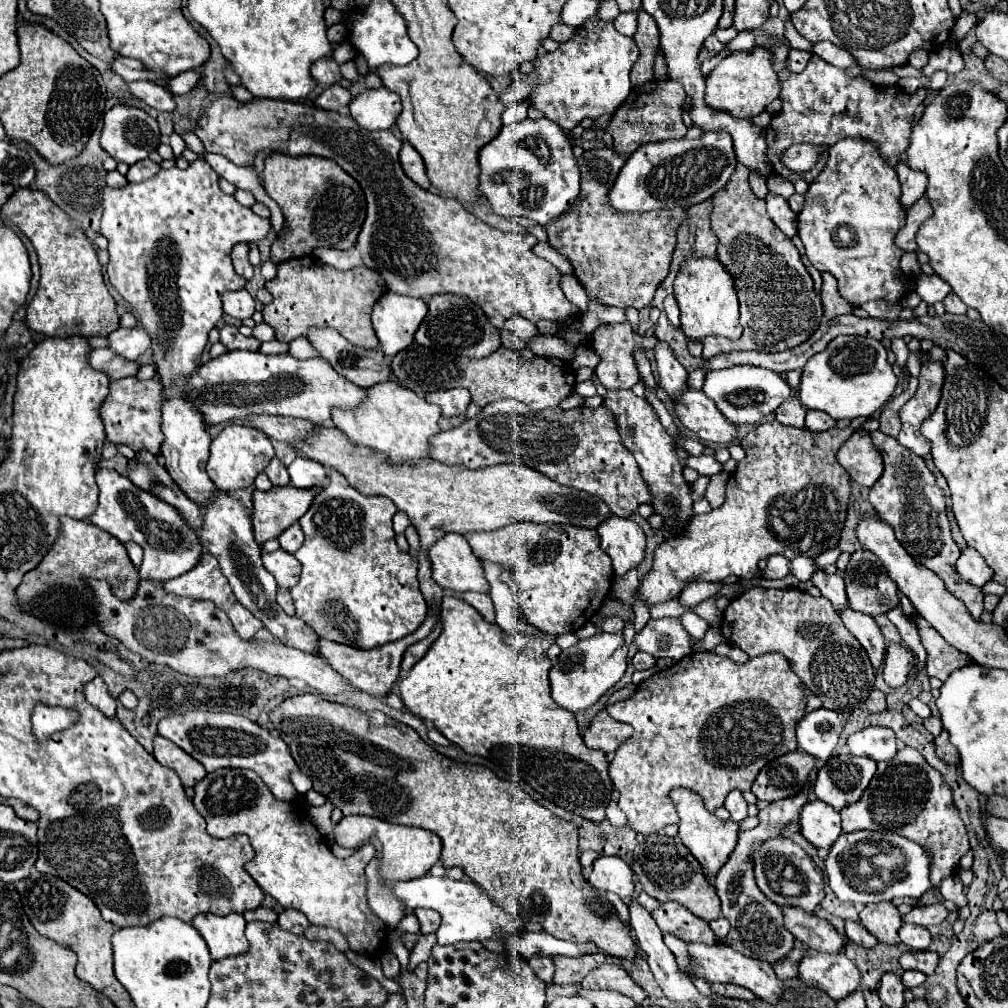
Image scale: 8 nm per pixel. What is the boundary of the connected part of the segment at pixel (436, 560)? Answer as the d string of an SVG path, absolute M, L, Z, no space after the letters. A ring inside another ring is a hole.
M449 533L445 537L441 537L431 549L429 549L429 561L433 565L433 579L435 583L439 583L443 589L447 591L455 591L455 593L463 593L463 591L489 591L489 585L485 581L483 575L483 567L481 561L473 555L467 539L463 535L455 535Z

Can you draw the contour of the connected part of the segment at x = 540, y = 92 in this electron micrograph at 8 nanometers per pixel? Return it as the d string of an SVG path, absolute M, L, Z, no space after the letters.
M589 17L583 25L575 27L573 37L571 37L569 41L559 43L559 47L557 47L555 51L551 51L551 53L543 53L541 57L537 57L537 61L533 61L531 69L533 69L533 71L535 71L535 75L537 75L537 83L533 85L533 91L531 91L531 95L529 95L529 105L531 105L531 107L535 107L535 109L539 109L539 111L543 111L543 113L547 115L547 119L555 121L559 127L563 127L563 129L567 129L567 131L571 131L571 129L573 129L575 125L579 125L583 119L593 119L593 121L595 121L595 119L599 119L599 117L603 117L603 115L613 115L613 113L615 113L615 109L625 101L625 97L627 97L627 95L629 95L629 91L631 91L629 73L631 73L631 69L635 67L637 59L639 59L639 49L637 49L637 45L635 45L635 41L633 41L631 37L621 35L621 33L613 27L613 21L603 21L603 19L599 19L599 17Z

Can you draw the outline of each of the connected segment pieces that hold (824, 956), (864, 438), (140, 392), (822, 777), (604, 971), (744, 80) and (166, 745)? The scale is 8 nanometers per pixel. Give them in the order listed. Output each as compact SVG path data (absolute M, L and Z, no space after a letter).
M809 951L799 963L799 977L813 987L823 989L831 999L843 999L861 983L861 973L845 953Z
M857 429L837 451L837 461L859 485L871 487L883 473L881 453L871 443L867 431Z
M125 377L121 381L111 381L109 395L101 403L101 419L107 427L107 441L117 445L129 445L133 451L149 451L159 455L161 451L161 381Z
M837 755L819 769L815 793L821 801L839 811L861 799L871 777L875 775L875 769L877 763L869 757Z
M603 963L597 969L593 969L585 979L583 979L583 989L611 989L619 991L627 997L631 997L637 1005L641 1005L647 997L647 991L639 987L623 967L615 963Z
M753 47L749 51L733 51L721 59L721 63L709 71L705 77L705 103L713 111L723 111L733 117L753 119L759 115L773 99L779 97L777 73L771 67L771 53L763 47Z
M161 735L155 737L153 757L155 757L161 765L173 769L173 771L179 775L179 779L181 779L181 783L183 783L185 787L195 787L195 785L205 777L205 773L207 773L205 767L203 767L197 759L193 759L189 753L185 753L185 751L183 751L181 747L177 747L173 741L163 739Z

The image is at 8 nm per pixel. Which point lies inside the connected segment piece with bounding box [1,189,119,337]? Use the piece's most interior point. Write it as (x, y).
(72, 297)

